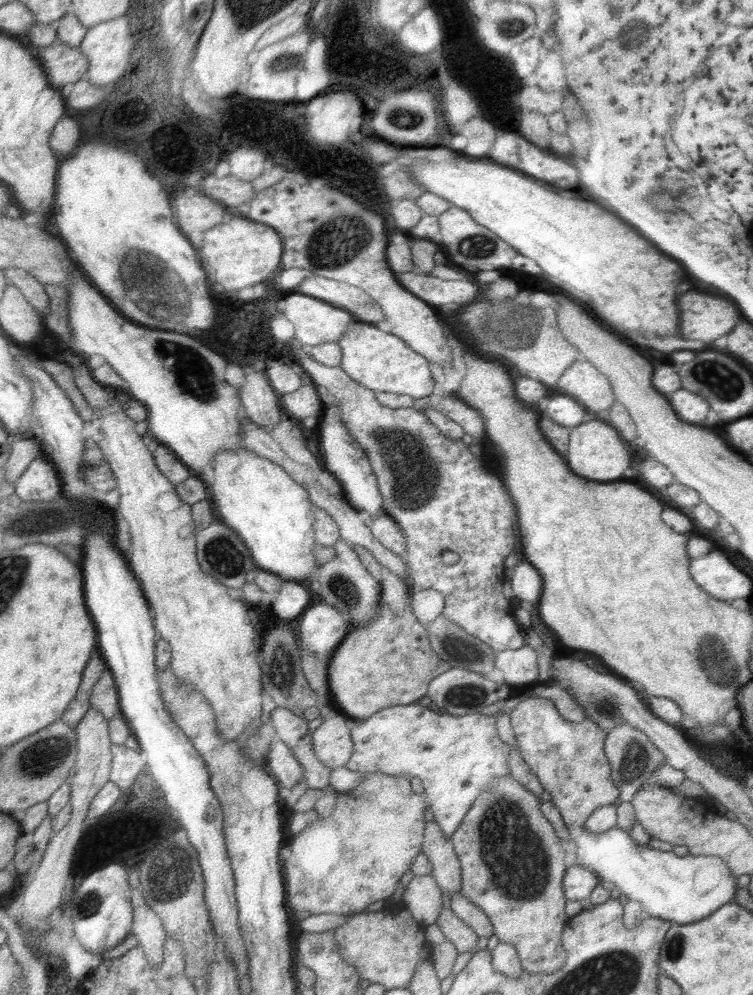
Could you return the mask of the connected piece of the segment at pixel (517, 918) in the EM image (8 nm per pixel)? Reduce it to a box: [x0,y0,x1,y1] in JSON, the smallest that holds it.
[449,776,567,974]

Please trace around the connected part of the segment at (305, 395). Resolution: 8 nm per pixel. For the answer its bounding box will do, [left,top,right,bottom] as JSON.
[279,386,325,418]

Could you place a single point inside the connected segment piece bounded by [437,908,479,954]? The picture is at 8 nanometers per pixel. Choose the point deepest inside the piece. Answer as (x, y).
(454, 930)

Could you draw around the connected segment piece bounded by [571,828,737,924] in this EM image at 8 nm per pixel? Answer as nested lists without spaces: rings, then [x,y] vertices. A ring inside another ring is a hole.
[[[585,828],[571,832],[579,864],[597,874],[599,884],[613,882],[625,898],[641,902],[643,912],[647,912],[649,918],[677,924],[699,922],[735,900],[737,878],[733,878],[729,866],[717,856],[675,856],[673,852],[659,852],[649,846],[641,848],[629,838],[629,832],[619,828],[601,834],[591,834]]]

